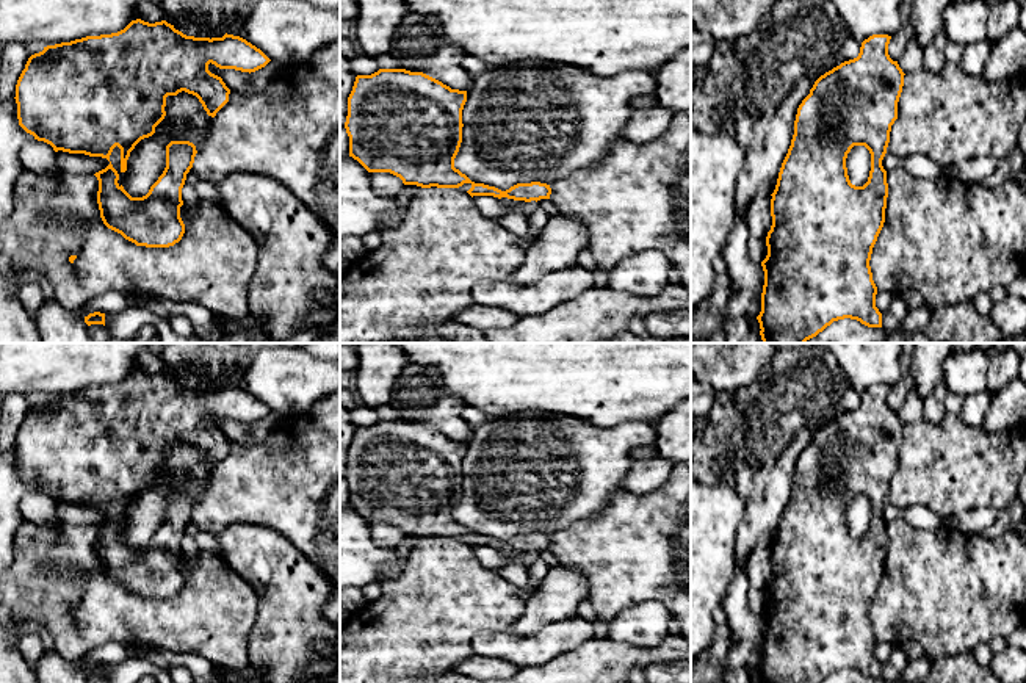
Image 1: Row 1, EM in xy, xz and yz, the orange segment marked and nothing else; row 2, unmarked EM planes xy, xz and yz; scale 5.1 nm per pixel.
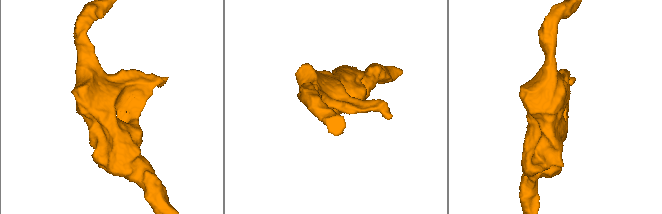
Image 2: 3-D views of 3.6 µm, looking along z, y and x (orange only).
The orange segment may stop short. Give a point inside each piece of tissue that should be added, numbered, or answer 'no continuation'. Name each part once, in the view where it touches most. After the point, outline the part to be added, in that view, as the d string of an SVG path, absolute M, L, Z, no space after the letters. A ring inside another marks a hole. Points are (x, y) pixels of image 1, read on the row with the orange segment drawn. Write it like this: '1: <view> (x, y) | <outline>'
1: xy (115, 157) | M116 146L110 155L110 161L113 164L113 168L117 171L119 174L119 186L122 185L122 172L121 172L121 149Z

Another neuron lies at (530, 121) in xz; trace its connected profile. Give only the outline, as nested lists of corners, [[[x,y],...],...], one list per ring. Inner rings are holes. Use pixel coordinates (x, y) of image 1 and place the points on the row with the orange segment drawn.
[[[542,60],[493,66],[475,77],[462,110],[462,143],[454,168],[475,183],[501,191],[517,183],[553,183],[595,164],[623,139],[630,102],[656,89],[655,74],[625,70],[600,77],[581,67]]]

